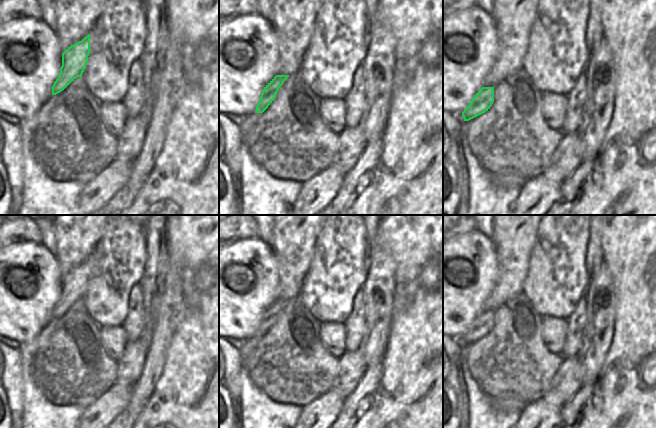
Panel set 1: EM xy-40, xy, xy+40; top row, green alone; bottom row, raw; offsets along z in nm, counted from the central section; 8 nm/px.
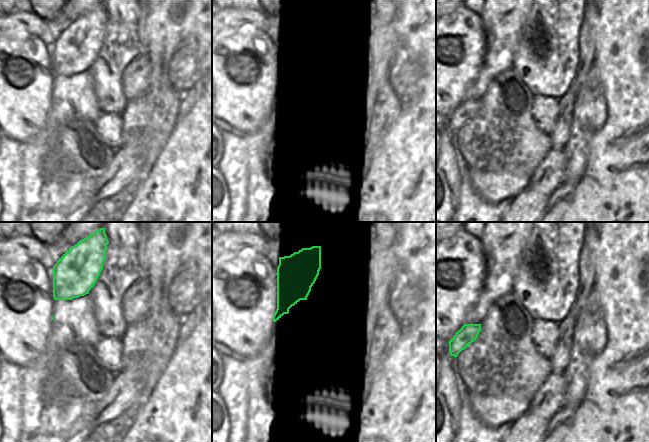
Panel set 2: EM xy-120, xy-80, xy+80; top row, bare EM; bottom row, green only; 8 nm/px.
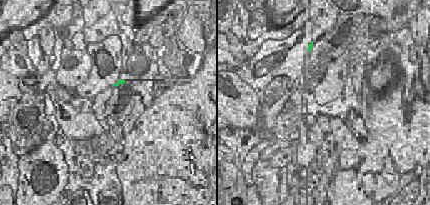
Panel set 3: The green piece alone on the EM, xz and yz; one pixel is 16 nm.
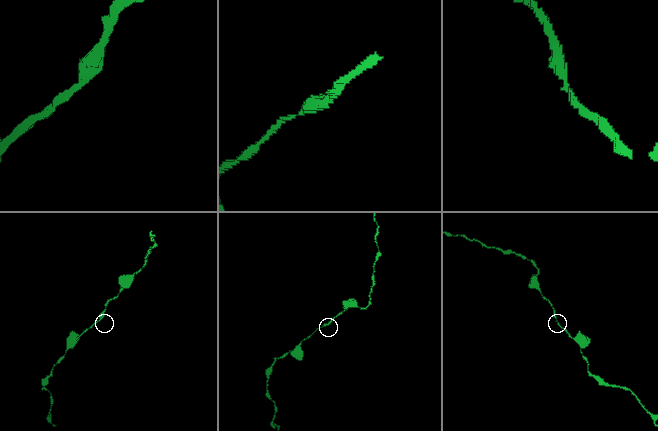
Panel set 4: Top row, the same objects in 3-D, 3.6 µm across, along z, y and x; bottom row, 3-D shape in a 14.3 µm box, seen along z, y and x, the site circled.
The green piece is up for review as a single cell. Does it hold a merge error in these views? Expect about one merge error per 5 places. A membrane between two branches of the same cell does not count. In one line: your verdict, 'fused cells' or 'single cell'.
single cell

